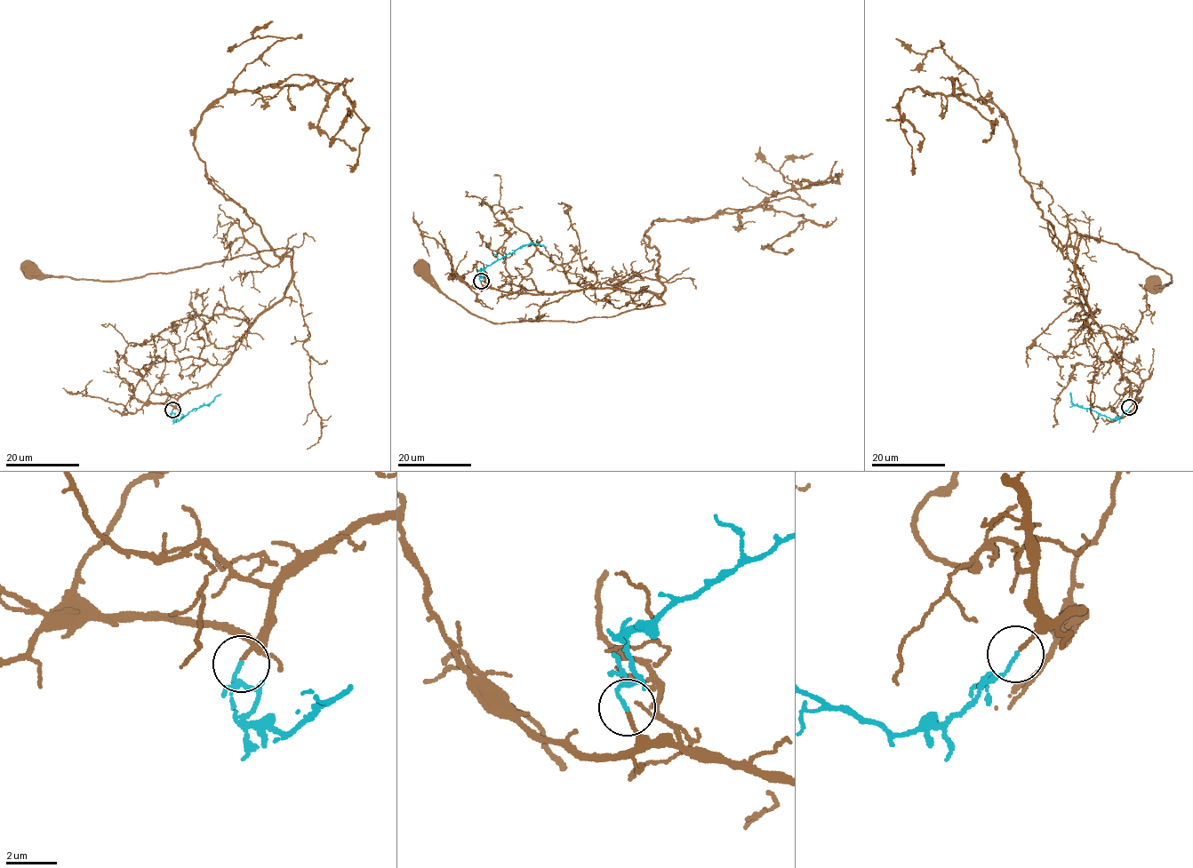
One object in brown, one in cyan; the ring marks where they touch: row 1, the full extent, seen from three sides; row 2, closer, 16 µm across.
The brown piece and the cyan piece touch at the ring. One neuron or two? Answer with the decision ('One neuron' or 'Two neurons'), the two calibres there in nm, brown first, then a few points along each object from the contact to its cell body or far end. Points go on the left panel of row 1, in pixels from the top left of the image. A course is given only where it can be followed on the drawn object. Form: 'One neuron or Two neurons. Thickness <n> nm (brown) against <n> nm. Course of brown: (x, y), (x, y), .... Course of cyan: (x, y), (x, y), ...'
One neuron. Thickness 120 nm (brown) against 130 nm. Course of brown: (172, 410), (209, 384), (282, 298), (292, 251), (116, 280), (31, 267). Course of cyan: (172, 410), (173, 418), (180, 420), (192, 410), (209, 403), (220, 394)

